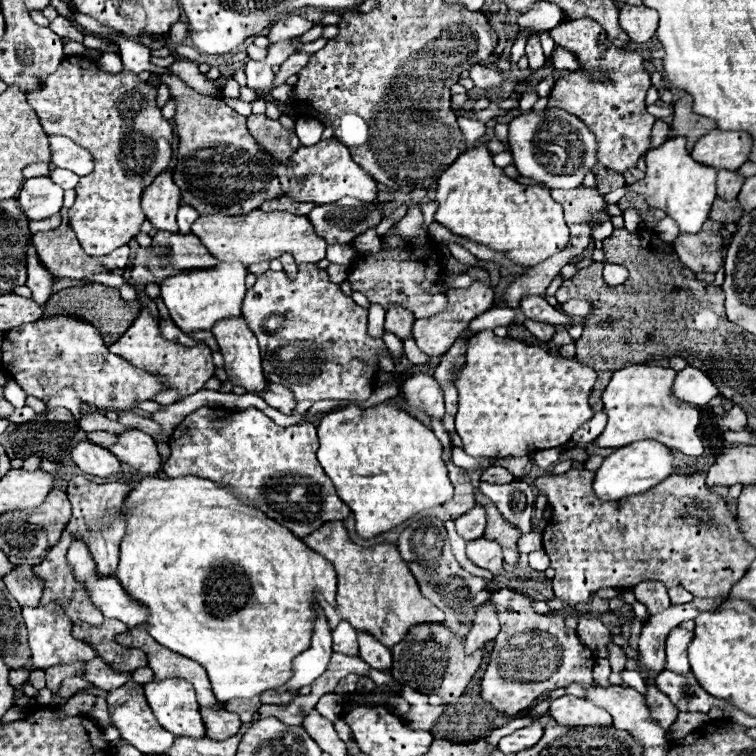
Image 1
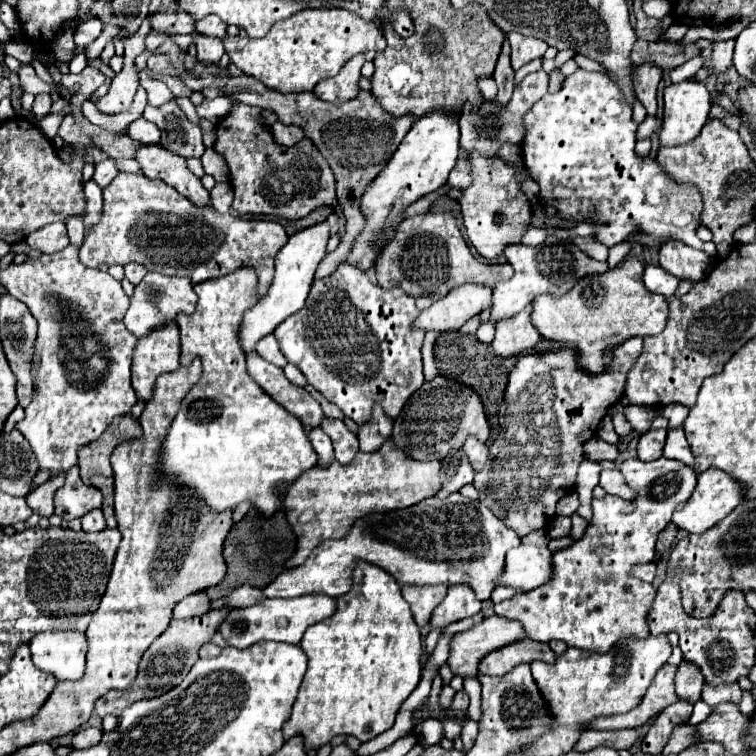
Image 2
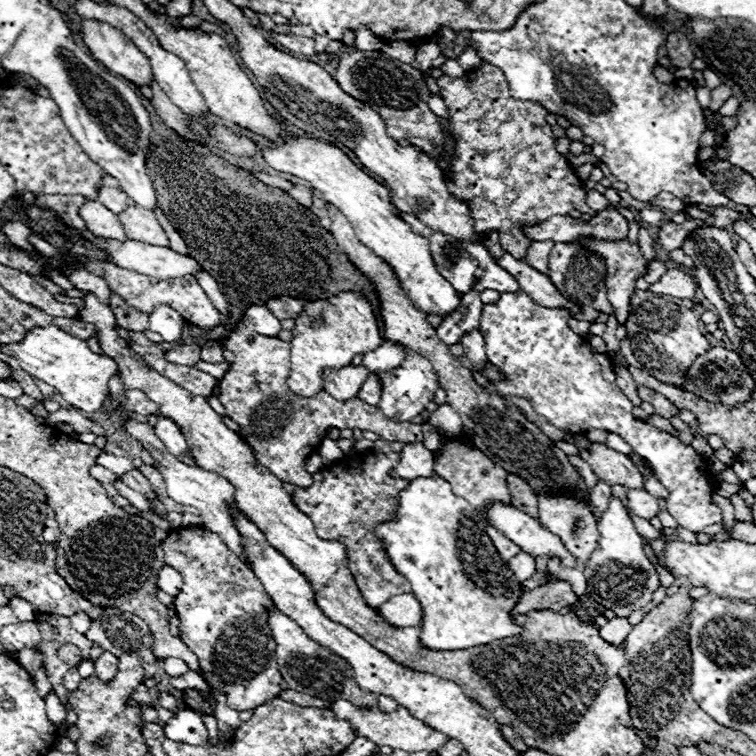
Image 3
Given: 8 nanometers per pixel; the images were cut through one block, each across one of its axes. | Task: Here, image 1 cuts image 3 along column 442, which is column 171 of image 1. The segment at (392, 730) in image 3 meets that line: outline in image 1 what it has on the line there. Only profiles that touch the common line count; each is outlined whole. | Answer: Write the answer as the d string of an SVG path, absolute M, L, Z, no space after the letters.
M128 680L124 686L120 686L116 690L110 690L106 696L106 702L110 708L112 726L118 728L120 738L126 740L136 750L140 750L142 754L160 754L160 752L168 750L170 744L174 742L176 736L170 736L170 732L166 732L160 724L156 724L154 714L150 712L150 706L146 704L144 690L134 680Z

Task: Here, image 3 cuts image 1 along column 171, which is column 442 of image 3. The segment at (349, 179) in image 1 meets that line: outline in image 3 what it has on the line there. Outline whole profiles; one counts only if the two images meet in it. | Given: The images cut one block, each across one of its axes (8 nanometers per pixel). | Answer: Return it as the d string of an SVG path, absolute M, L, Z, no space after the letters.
M482 64L480 68L464 72L462 78L452 78L442 74L438 78L444 102L450 112L448 130L454 136L456 148L446 172L448 178L460 178L460 194L476 194L476 230L498 230L500 244L516 260L526 256L530 240L522 232L520 224L540 224L554 214L568 214L570 210L580 210L582 214L596 216L586 204L586 190L582 180L576 176L568 160L556 150L556 138L550 124L546 122L546 108L530 100L514 100L508 90L506 76L500 68L492 64Z

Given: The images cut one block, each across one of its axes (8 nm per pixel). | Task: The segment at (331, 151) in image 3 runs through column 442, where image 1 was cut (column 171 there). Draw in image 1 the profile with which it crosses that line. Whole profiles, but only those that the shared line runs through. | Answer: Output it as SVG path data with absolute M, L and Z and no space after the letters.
M220 262L218 268L212 270L192 270L184 272L172 278L166 278L160 286L160 296L170 310L172 320L176 326L190 334L200 330L212 330L216 322L224 318L238 318L242 314L242 300L246 294L244 278L246 278L246 266L238 262Z

